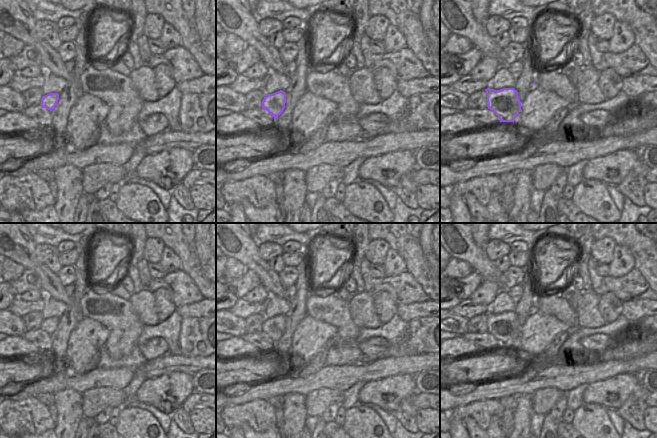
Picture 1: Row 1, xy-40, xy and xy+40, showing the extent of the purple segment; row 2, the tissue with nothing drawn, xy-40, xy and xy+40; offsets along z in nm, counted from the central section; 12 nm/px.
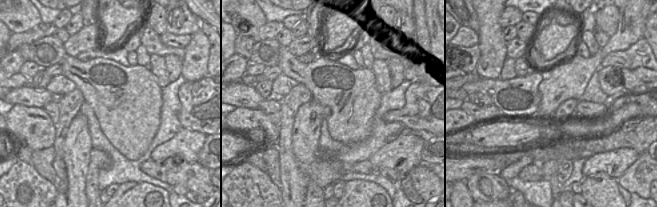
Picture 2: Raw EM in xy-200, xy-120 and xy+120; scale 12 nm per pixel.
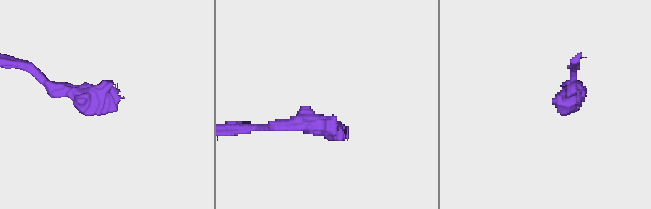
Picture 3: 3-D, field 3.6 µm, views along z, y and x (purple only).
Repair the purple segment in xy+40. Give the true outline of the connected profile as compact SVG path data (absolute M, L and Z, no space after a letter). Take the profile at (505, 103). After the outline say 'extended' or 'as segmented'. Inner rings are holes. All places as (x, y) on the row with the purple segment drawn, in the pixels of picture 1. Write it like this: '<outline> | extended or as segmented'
M514 88L500 90L485 89L487 95L487 107L500 119L500 122L513 122L521 111L521 101L518 92Z | as segmented

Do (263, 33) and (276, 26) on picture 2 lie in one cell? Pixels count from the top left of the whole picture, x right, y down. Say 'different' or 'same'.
same

